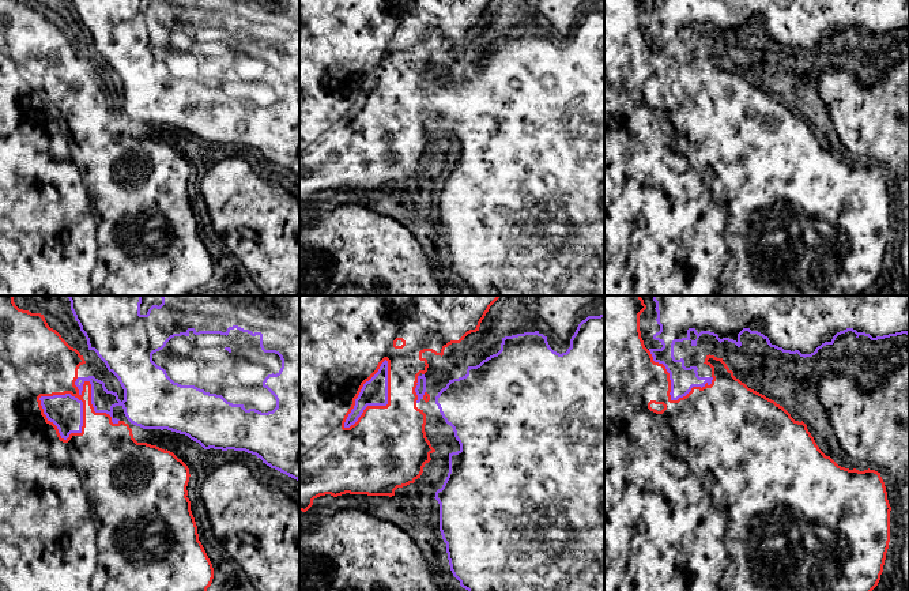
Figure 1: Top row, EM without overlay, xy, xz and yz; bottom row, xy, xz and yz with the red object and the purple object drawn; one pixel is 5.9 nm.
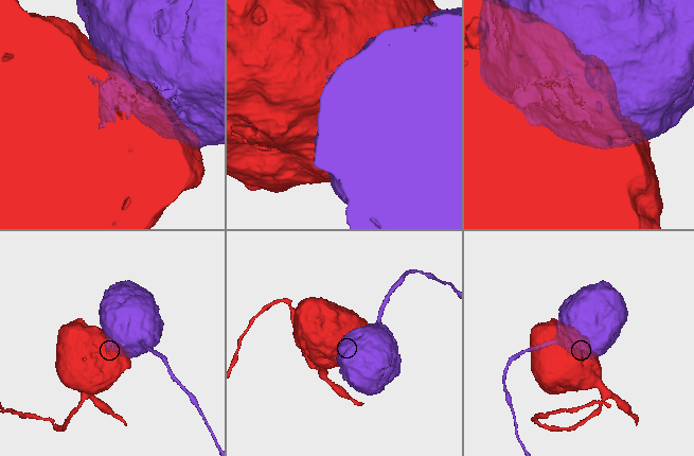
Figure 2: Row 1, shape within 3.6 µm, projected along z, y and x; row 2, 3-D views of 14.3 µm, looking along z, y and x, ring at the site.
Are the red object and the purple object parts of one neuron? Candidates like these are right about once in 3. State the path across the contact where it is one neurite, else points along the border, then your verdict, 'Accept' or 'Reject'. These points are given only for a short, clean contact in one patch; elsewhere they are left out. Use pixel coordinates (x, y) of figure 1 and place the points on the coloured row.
Reject

